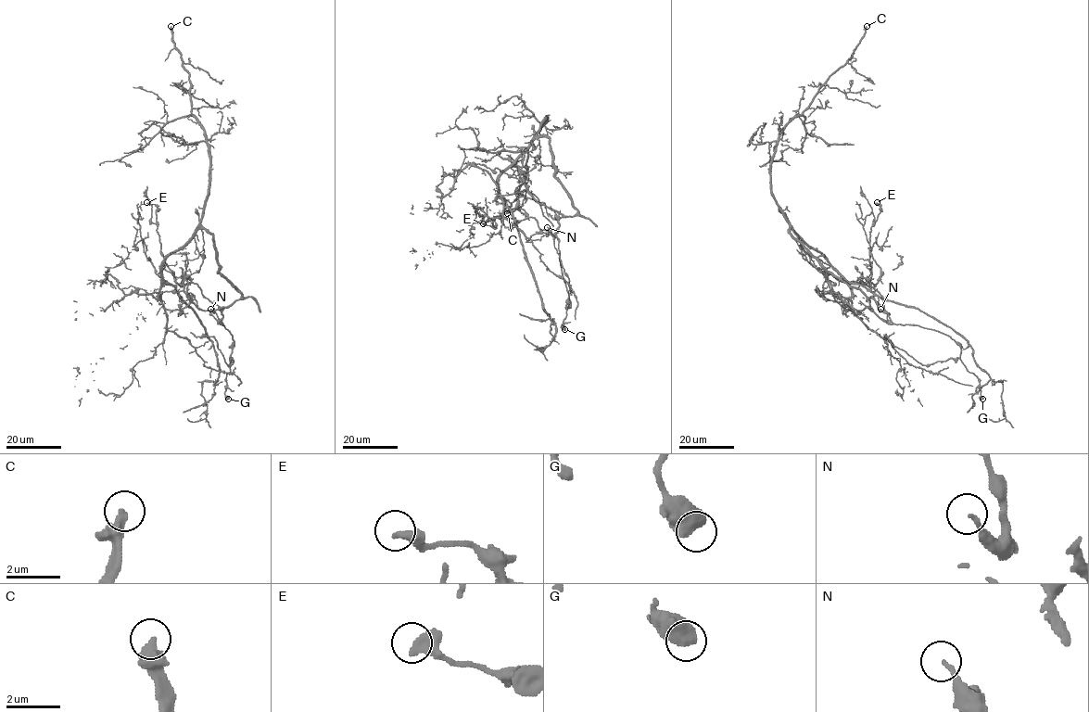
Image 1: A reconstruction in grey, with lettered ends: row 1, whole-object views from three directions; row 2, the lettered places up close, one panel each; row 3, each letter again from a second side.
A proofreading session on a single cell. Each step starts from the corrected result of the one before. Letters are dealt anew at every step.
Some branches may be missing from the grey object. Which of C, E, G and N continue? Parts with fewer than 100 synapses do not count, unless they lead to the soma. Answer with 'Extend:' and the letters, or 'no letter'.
Extend: C

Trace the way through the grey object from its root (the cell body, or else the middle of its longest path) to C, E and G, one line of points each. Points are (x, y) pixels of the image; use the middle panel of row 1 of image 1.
C: (506, 170), (535, 138), (546, 117), (528, 148), (525, 179), (507, 213)
E: (506, 170), (499, 194), (527, 216), (510, 227), (497, 216), (493, 227), (483, 223)
G: (506, 170), (498, 181), (500, 197), (558, 240), (570, 301), (564, 329)

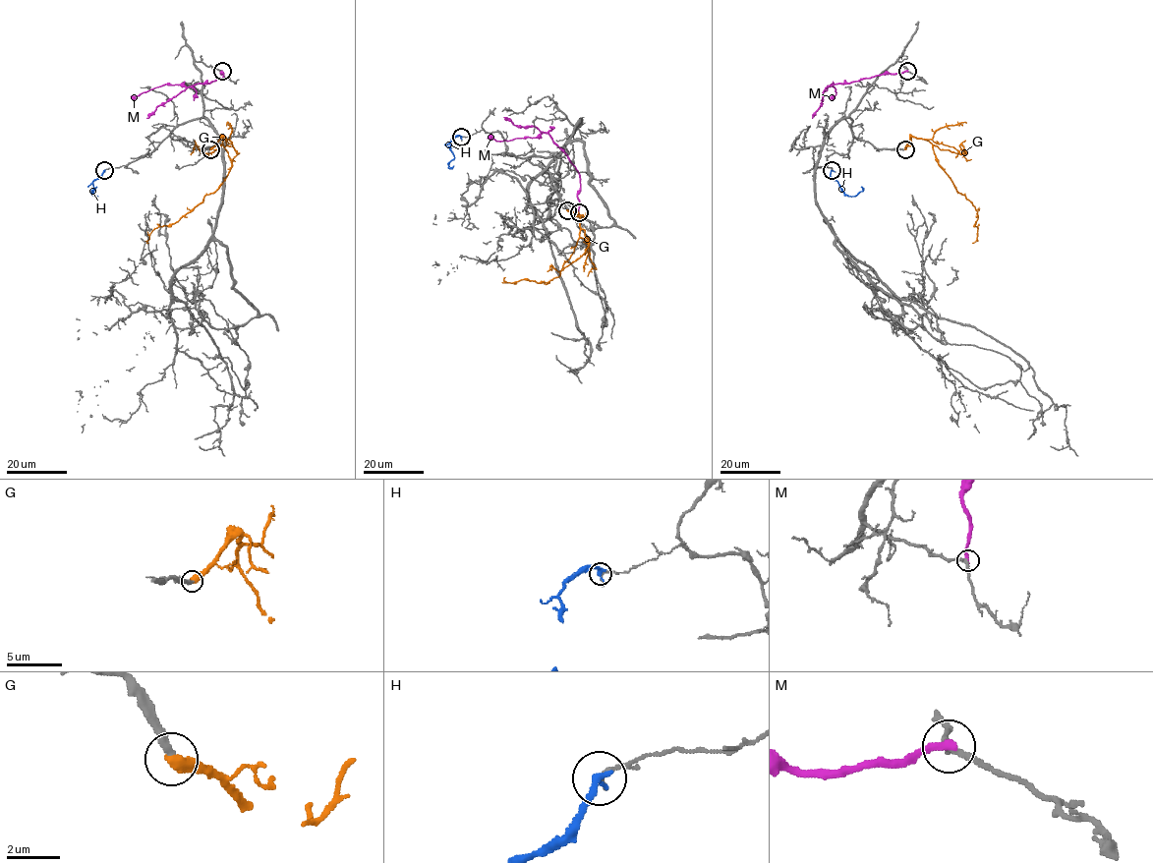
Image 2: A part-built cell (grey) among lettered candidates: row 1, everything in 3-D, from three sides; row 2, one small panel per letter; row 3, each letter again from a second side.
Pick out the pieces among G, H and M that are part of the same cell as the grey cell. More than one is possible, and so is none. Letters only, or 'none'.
G

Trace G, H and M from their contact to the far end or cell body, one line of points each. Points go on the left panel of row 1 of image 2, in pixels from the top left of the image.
G: (210, 149), (223, 137), (222, 144), (231, 165), (221, 185), (176, 222), (154, 229), (146, 243)
H: (103, 170), (92, 182), (93, 194), (97, 196), (94, 196), (92, 190), (97, 187)
M: (222, 71), (222, 78), (209, 83), (184, 86), (164, 84), (133, 98)

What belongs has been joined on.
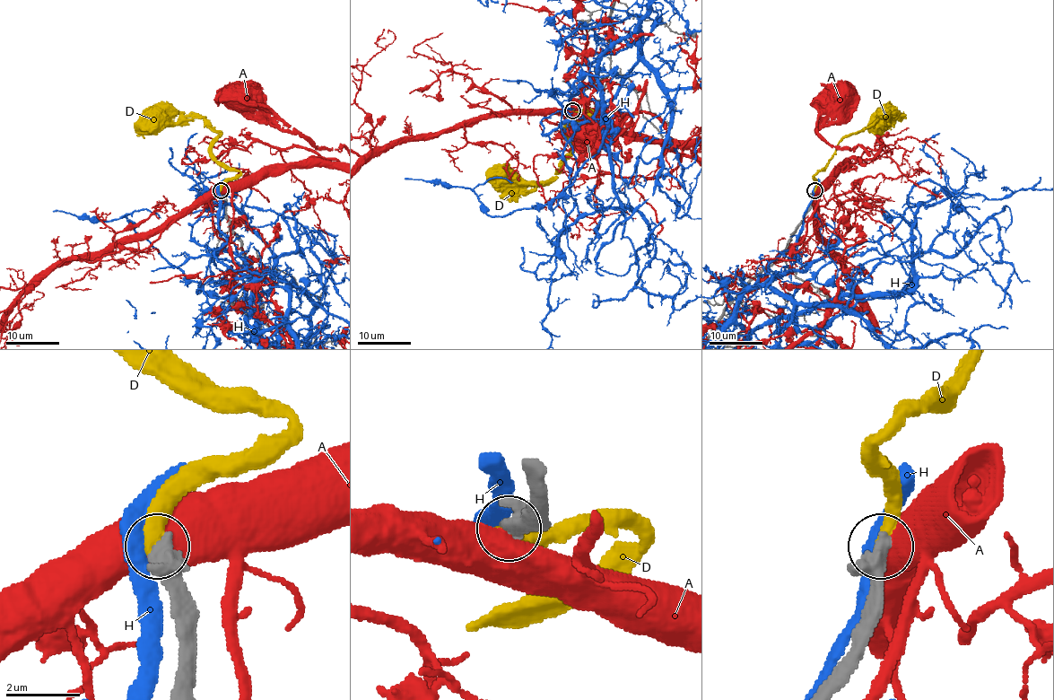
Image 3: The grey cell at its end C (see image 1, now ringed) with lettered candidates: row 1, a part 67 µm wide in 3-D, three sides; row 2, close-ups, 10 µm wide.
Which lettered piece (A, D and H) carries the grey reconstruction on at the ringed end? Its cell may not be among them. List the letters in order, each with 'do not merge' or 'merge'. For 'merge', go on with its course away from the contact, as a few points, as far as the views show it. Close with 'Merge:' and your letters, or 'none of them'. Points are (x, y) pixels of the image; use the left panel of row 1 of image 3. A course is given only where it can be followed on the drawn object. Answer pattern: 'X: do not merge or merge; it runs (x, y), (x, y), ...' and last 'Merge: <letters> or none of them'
A: do not merge
D: merge; it runs (221, 190), (239, 172), (224, 167), (213, 153), (211, 145), (218, 134), (202, 118), (148, 123), (153, 118)
H: do not merge
Merge: D

